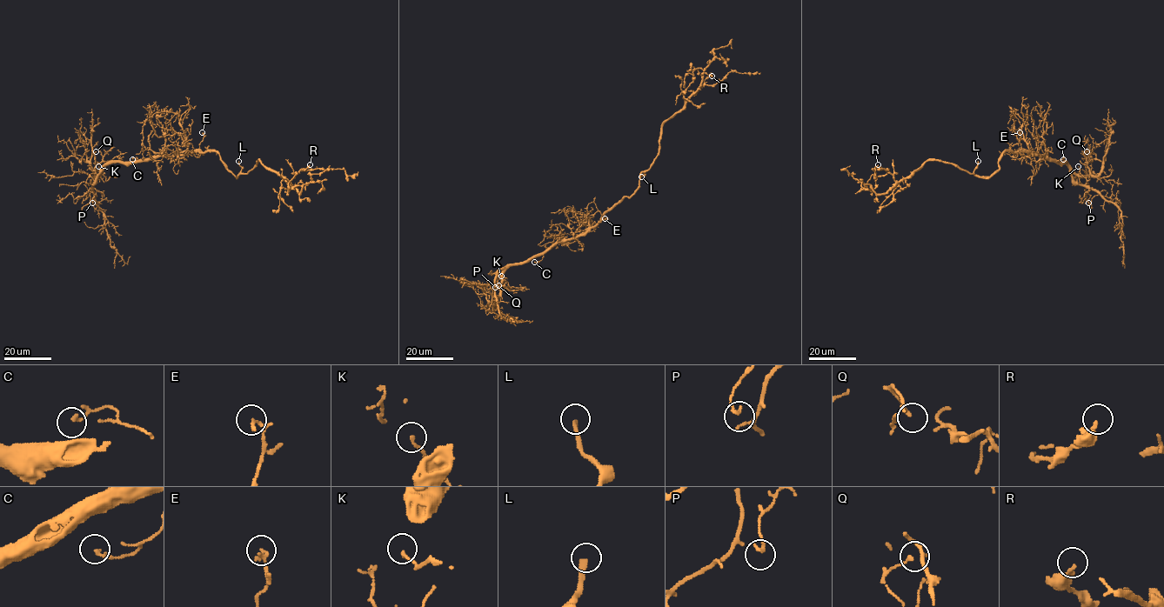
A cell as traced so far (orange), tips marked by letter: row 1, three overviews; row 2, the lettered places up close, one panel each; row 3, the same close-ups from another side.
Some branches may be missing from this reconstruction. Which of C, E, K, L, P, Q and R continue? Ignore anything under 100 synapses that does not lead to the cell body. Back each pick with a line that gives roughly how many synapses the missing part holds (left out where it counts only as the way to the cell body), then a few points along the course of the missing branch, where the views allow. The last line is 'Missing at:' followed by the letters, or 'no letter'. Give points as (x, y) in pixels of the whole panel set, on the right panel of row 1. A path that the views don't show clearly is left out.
L: course (978, 161), (973, 145), (976, 143), (976, 117), (982, 85), (966, 39), (969, 13)
Missing at: L

